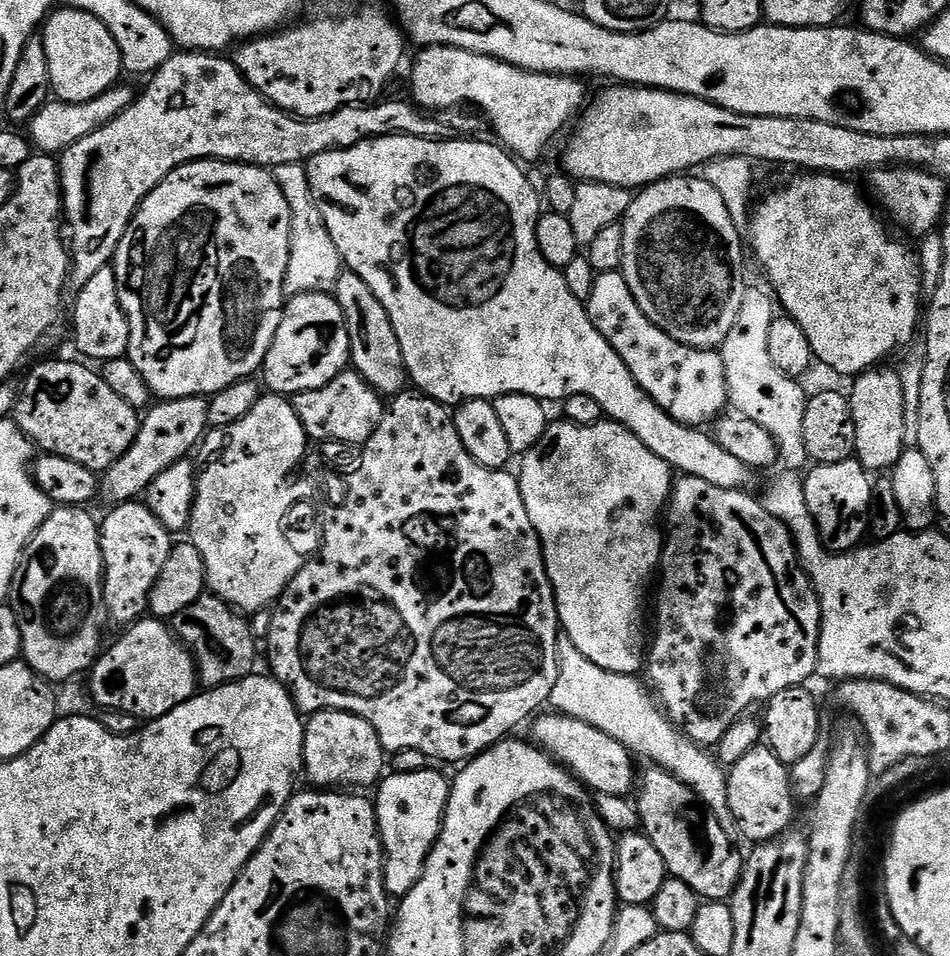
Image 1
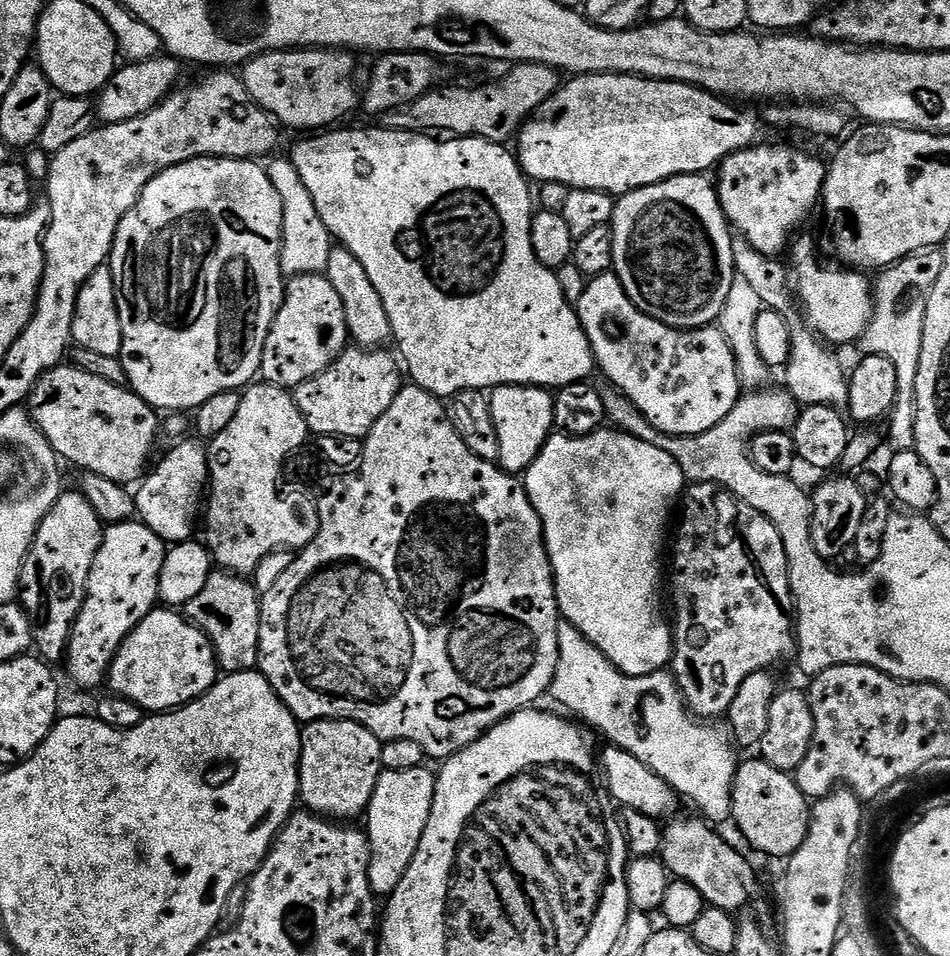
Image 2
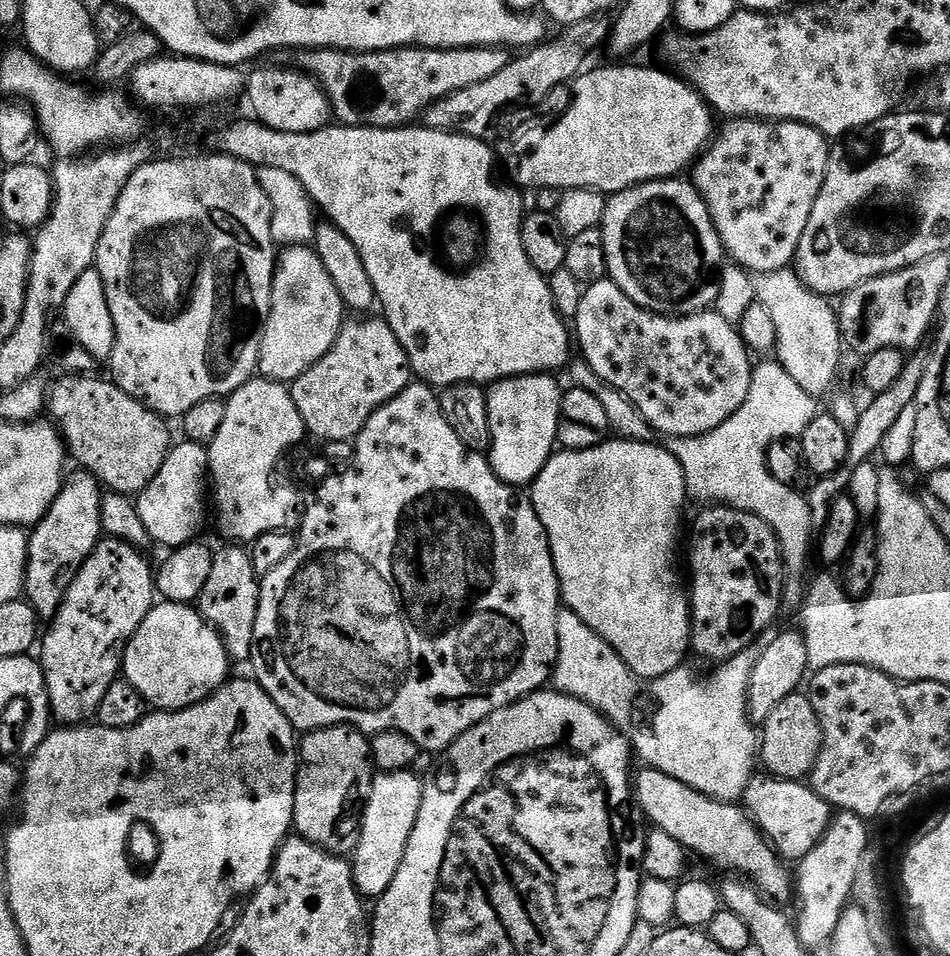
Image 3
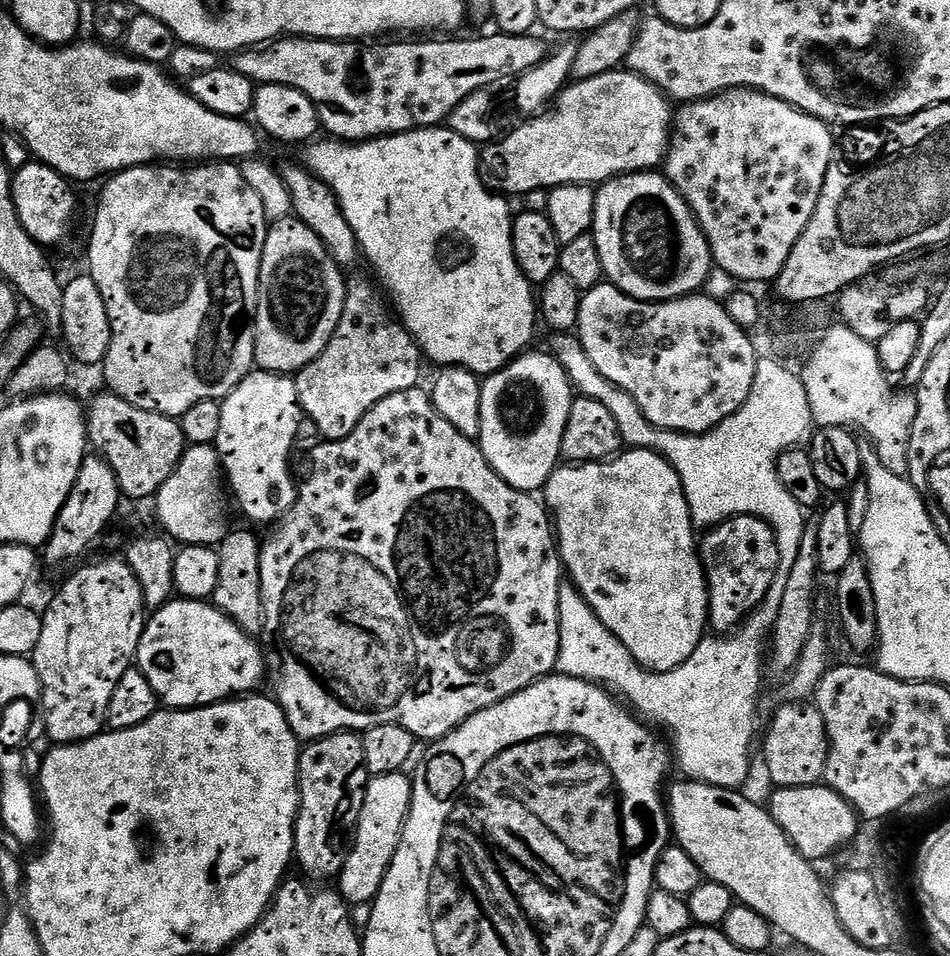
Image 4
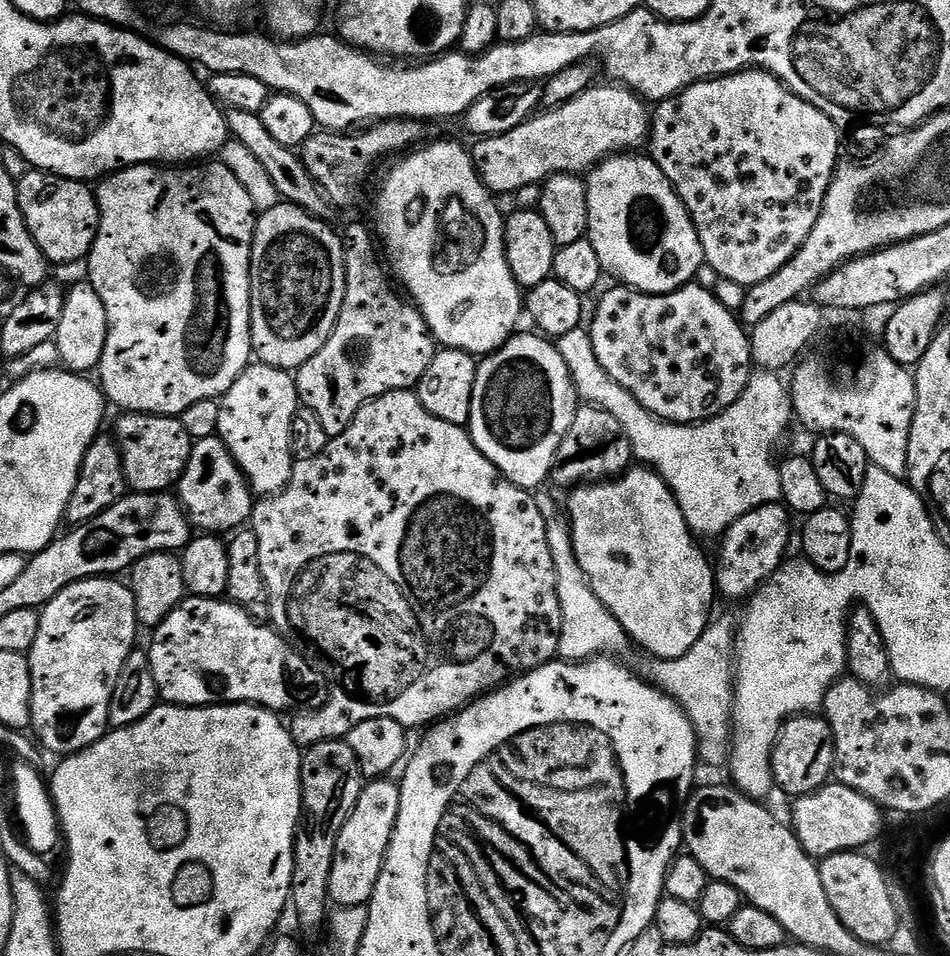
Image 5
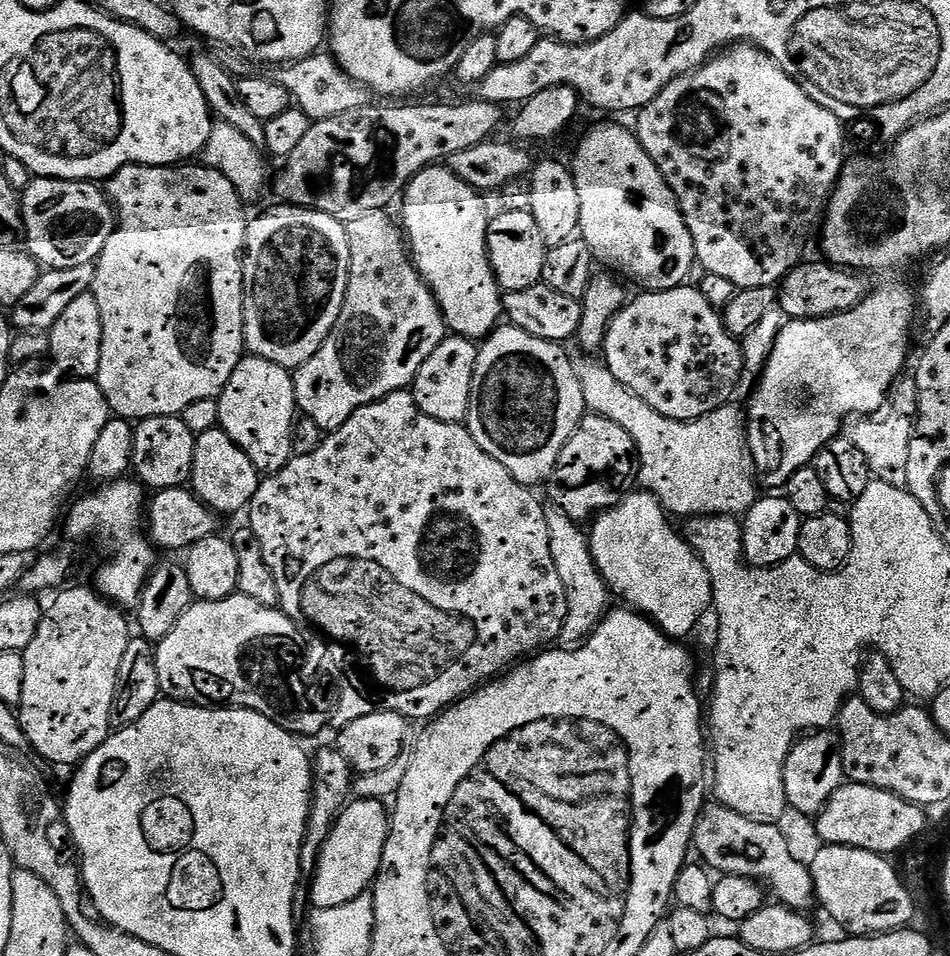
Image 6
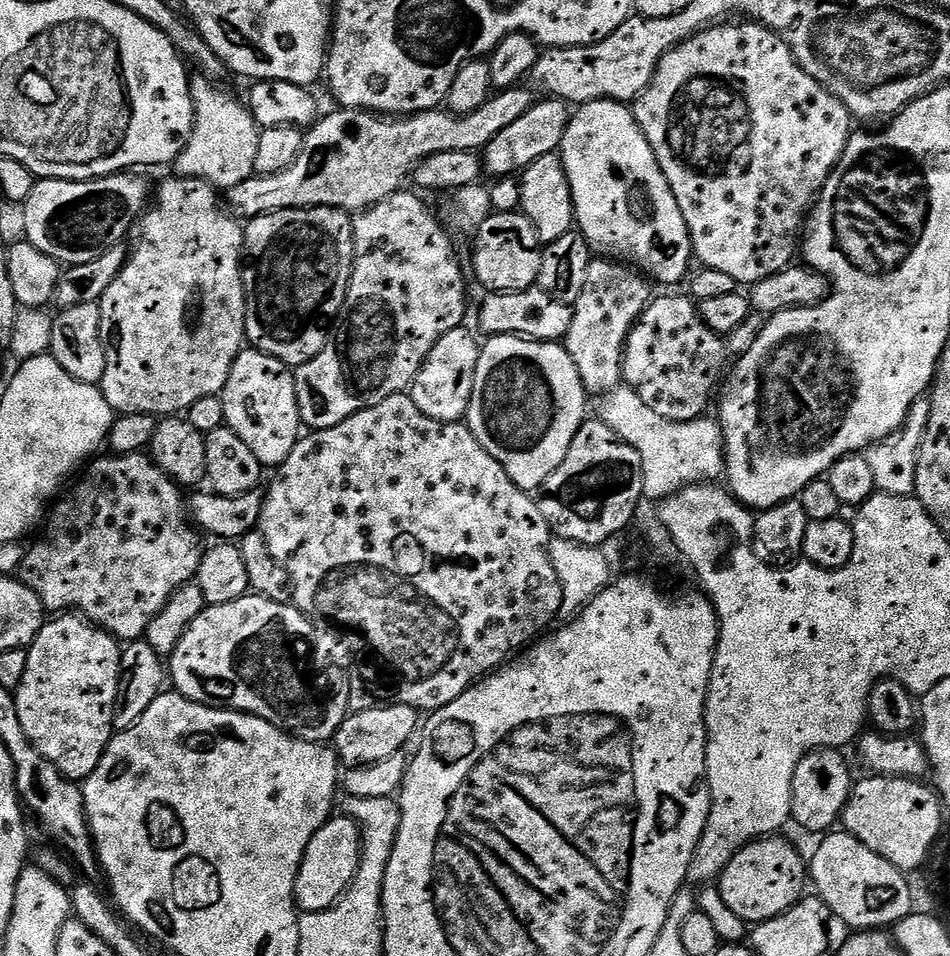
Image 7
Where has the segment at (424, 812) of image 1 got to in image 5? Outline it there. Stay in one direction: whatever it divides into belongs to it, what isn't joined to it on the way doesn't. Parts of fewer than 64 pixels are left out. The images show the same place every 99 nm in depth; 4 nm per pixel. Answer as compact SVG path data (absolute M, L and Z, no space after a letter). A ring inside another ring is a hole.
M372 778L365 783L350 818L346 818L346 826L342 826L342 834L338 834L338 846L334 850L334 870L330 870L330 890L328 891L333 905L341 908L359 908L367 905L368 901L372 899L374 886L378 882L378 874L382 874L390 838L396 829L399 805L400 786L395 779Z

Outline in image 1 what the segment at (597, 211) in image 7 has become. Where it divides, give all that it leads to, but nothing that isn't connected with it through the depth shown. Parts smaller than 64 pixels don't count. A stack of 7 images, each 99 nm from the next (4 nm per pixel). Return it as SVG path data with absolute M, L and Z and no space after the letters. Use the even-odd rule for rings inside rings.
M673 174L667 180L647 185L633 195L632 205L626 210L622 221L620 271L623 272L626 286L630 286L630 294L634 294L642 314L646 314L646 318L650 318L650 322L654 322L654 326L658 326L666 334L670 334L670 338L674 338L691 348L716 350L723 344L726 334L730 334L730 329L734 326L734 318L738 318L738 309L742 306L742 294L746 287L746 281L744 281L744 248L740 242L742 242L742 236L734 230L734 225L730 222L729 211L726 210L726 205L722 202L722 197L718 191L710 186L710 182L696 174Z

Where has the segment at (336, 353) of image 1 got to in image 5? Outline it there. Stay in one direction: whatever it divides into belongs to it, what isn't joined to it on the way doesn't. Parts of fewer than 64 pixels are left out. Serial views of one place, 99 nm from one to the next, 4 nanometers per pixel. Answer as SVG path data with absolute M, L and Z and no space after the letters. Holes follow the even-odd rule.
M287 202L274 206L274 210L266 210L257 215L256 233L252 243L252 351L259 363L269 364L275 368L285 370L295 370L302 367L306 362L310 362L310 358L314 358L314 354L318 354L318 350L322 350L322 346L326 346L330 334L335 330L345 294L344 242L339 231L335 232L328 225L328 222L325 222L321 217L311 216L306 210Z

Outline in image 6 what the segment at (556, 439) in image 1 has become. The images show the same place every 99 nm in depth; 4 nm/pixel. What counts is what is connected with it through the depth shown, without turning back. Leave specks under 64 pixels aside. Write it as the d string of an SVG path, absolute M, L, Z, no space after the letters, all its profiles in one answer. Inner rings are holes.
M647 490L630 493L621 504L600 513L590 524L594 562L617 601L653 620L664 633L685 638L712 608L710 574L687 539L668 525L669 513Z

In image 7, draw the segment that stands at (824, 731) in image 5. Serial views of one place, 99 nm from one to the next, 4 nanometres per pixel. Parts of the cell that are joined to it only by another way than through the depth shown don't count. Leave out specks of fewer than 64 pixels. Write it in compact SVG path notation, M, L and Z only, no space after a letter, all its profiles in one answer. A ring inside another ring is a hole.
M818 748L814 752L808 752L798 762L798 770L794 770L794 782L792 783L792 815L800 828L808 832L827 833L835 829L841 823L844 815L844 807L848 801L848 795L852 792L854 775L848 769L844 761L845 753L835 748Z

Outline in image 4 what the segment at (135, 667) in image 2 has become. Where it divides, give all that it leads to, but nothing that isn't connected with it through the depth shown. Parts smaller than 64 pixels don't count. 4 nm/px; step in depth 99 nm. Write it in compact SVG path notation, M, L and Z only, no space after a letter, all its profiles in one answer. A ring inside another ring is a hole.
M173 598L147 617L144 633L136 651L135 663L146 674L146 682L154 686L157 701L165 709L183 710L205 708L207 704L218 704L221 700L239 698L252 694L266 676L266 665L261 645L241 630L226 614L216 609L215 604L202 600Z

